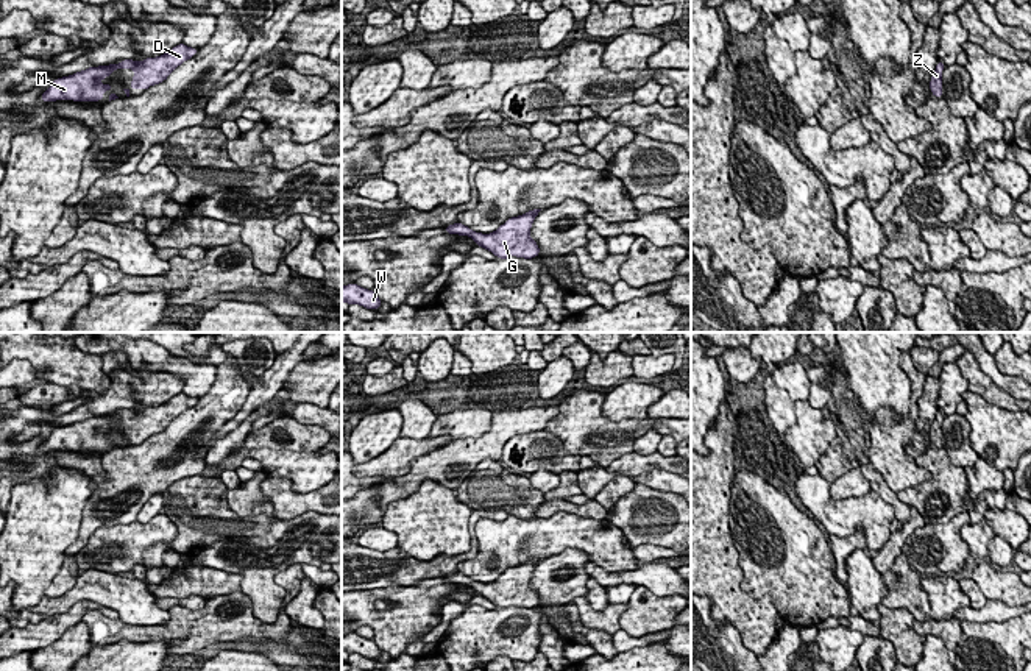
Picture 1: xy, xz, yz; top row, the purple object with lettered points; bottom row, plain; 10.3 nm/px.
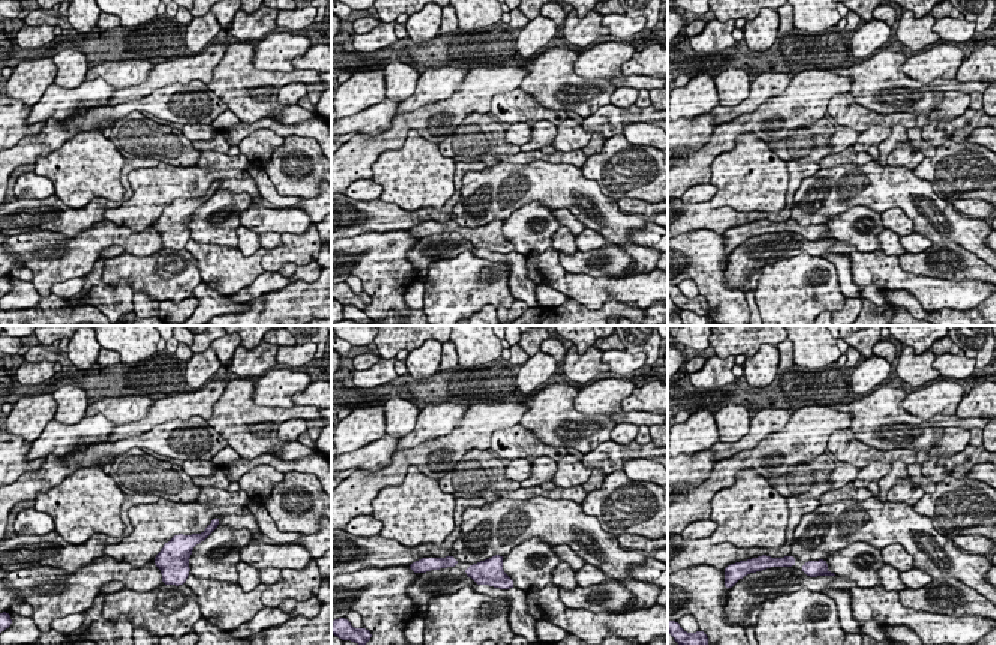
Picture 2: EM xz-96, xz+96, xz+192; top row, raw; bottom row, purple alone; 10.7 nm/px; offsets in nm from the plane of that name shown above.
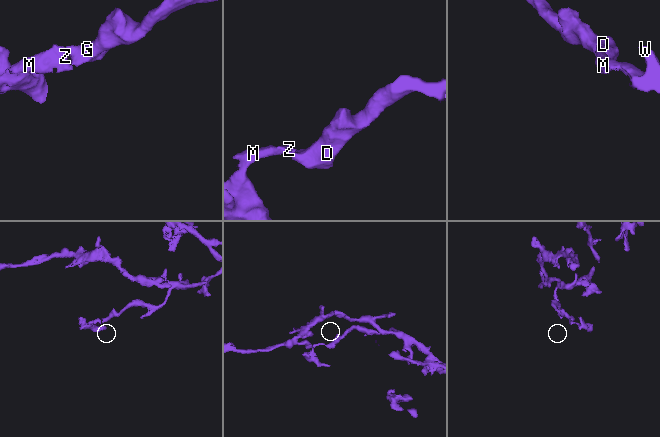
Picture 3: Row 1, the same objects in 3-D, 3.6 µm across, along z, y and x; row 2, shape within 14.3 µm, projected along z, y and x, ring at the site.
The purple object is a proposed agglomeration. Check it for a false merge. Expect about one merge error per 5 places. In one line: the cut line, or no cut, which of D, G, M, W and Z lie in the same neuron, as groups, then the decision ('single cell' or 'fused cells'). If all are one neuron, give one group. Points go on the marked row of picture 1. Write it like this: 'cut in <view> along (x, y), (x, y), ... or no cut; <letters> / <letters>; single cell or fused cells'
no cut; D G M W Z; single cell

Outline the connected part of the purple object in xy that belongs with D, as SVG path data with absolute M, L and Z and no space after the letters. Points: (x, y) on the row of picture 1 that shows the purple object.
M182 42L173 47L165 55L156 58L145 58L142 62L134 59L125 59L119 64L89 67L86 70L76 72L69 76L56 78L51 86L41 95L44 103L56 100L73 100L73 101L98 101L103 100L105 91L112 91L111 83L106 86L98 81L111 76L112 70L117 72L122 67L134 70L131 78L131 87L123 89L126 97L129 97L131 89L148 89L153 84L159 84L167 80L167 76L181 66L186 59L195 56L198 48L184 45Z

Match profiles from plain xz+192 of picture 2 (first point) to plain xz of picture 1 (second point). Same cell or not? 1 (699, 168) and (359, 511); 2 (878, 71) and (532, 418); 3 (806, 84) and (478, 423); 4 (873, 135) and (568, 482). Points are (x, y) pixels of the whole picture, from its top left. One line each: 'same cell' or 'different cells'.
1: same cell
2: different cells
3: different cells
4: same cell

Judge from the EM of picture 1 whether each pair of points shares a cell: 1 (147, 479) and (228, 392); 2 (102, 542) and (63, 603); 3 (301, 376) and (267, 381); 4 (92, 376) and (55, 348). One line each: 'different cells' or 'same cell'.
1: same cell
2: different cells
3: different cells
4: same cell

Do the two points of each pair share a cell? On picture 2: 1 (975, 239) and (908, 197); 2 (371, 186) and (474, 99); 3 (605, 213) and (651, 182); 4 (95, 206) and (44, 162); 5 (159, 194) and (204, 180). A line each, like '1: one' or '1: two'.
1: one
2: two
3: two
4: two
5: one

